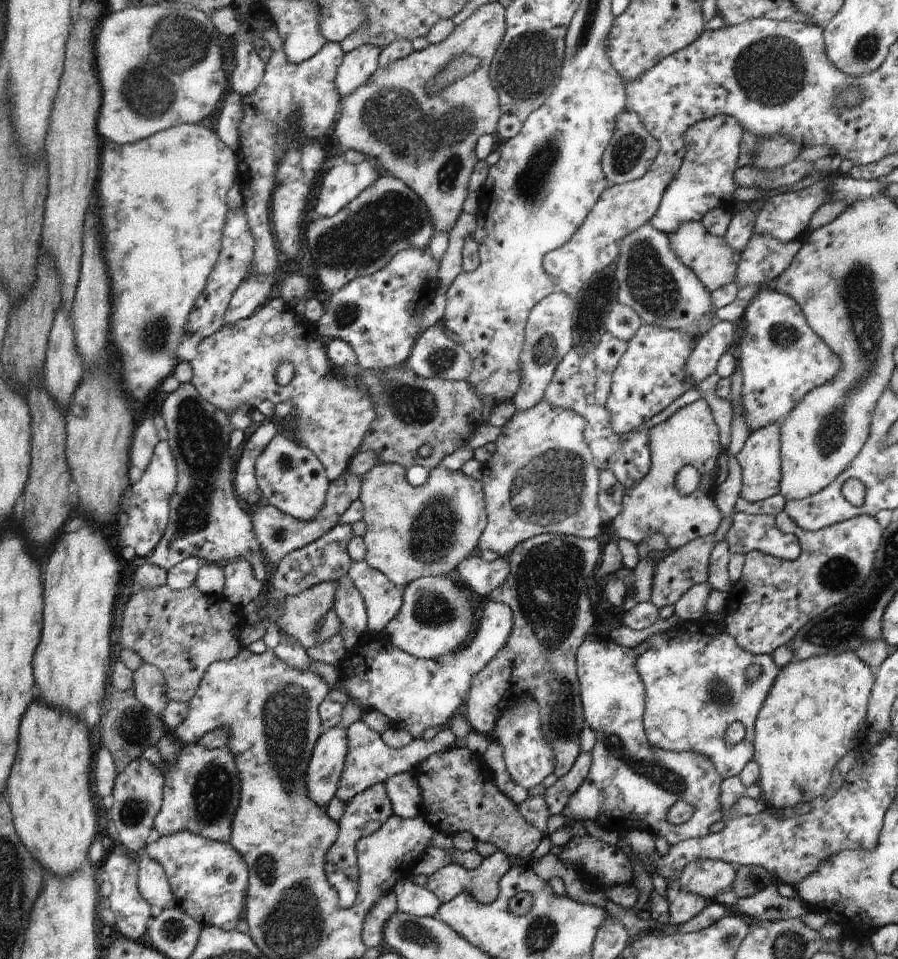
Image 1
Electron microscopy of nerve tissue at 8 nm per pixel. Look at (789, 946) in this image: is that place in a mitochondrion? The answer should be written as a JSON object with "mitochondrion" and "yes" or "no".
{"mitochondrion":"yes"}

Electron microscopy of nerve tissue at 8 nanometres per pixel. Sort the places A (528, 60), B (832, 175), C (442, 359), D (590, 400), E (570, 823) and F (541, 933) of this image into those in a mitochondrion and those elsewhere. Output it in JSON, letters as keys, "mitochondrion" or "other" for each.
{"A":"mitochondrion","B":"other","C":"mitochondrion","D":"other","E":"other","F":"mitochondrion"}

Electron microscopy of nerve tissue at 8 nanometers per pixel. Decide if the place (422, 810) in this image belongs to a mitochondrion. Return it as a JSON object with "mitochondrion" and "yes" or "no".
{"mitochondrion":"no"}

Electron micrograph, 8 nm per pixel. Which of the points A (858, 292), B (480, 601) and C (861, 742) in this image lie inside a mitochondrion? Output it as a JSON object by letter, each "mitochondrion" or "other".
{"A":"mitochondrion","B":"other","C":"other"}

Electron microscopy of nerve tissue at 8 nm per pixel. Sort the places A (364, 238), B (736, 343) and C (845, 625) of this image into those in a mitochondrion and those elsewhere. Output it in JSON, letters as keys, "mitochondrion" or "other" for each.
{"A":"mitochondrion","B":"other","C":"mitochondrion"}

